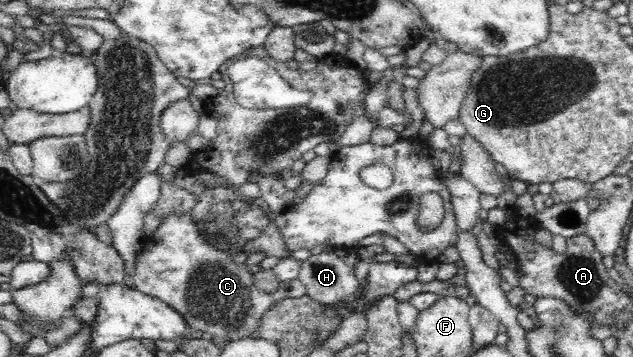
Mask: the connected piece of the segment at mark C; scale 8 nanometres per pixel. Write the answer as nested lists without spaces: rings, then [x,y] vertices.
[[[190,211],[186,214],[174,213],[164,217],[163,219],[160,219],[160,225],[155,232],[156,233],[154,233],[154,235],[152,235],[150,238],[145,238],[143,241],[143,250],[138,254],[138,259],[136,259],[136,267],[134,267],[133,285],[138,291],[142,292],[143,295],[166,302],[166,305],[172,306],[174,310],[178,310],[178,312],[182,313],[184,320],[186,320],[186,324],[188,324],[188,327],[191,327],[192,330],[201,330],[201,332],[203,332],[208,338],[228,338],[228,341],[238,338],[245,338],[248,336],[251,337],[251,333],[259,325],[259,319],[262,317],[262,314],[270,306],[273,306],[276,302],[280,301],[281,296],[278,292],[266,293],[261,289],[256,289],[256,287],[252,285],[252,276],[254,273],[248,269],[249,267],[245,266],[245,262],[236,263],[232,259],[234,255],[228,254],[228,252],[218,252],[218,249],[212,248],[208,242],[203,241],[202,236],[199,235],[199,231],[197,231],[195,221],[191,218]]]

